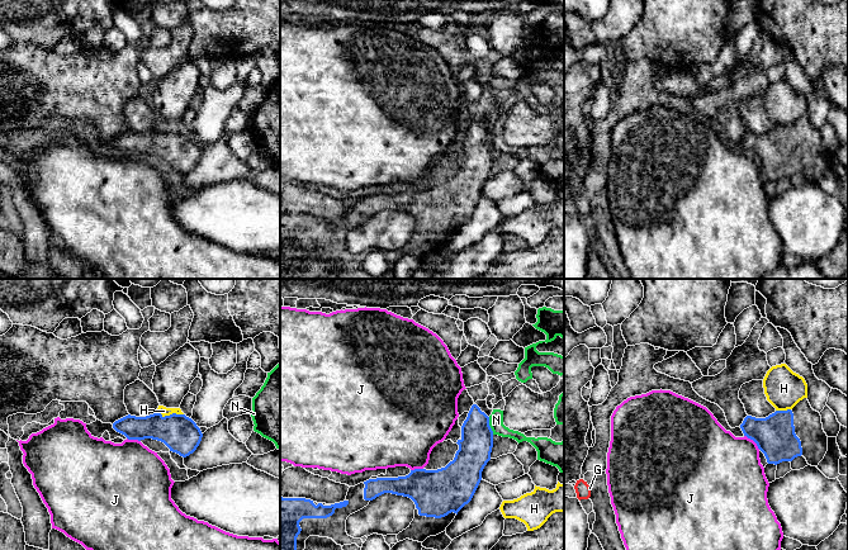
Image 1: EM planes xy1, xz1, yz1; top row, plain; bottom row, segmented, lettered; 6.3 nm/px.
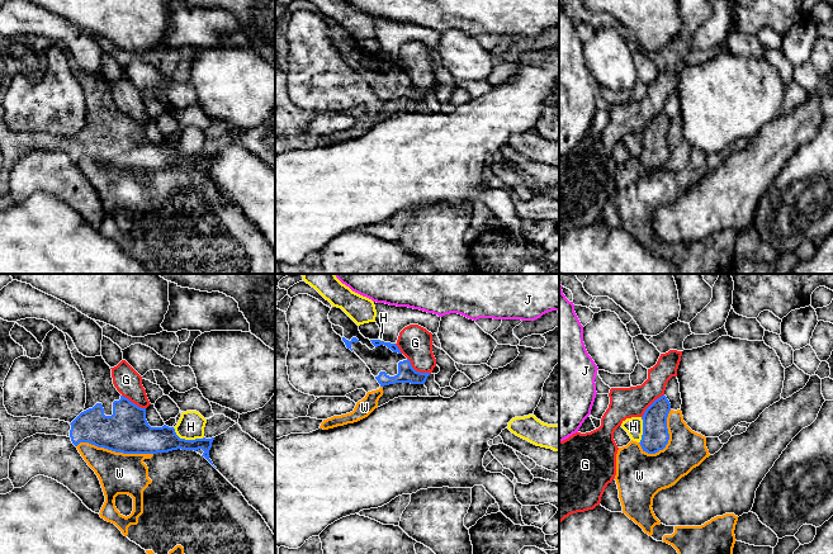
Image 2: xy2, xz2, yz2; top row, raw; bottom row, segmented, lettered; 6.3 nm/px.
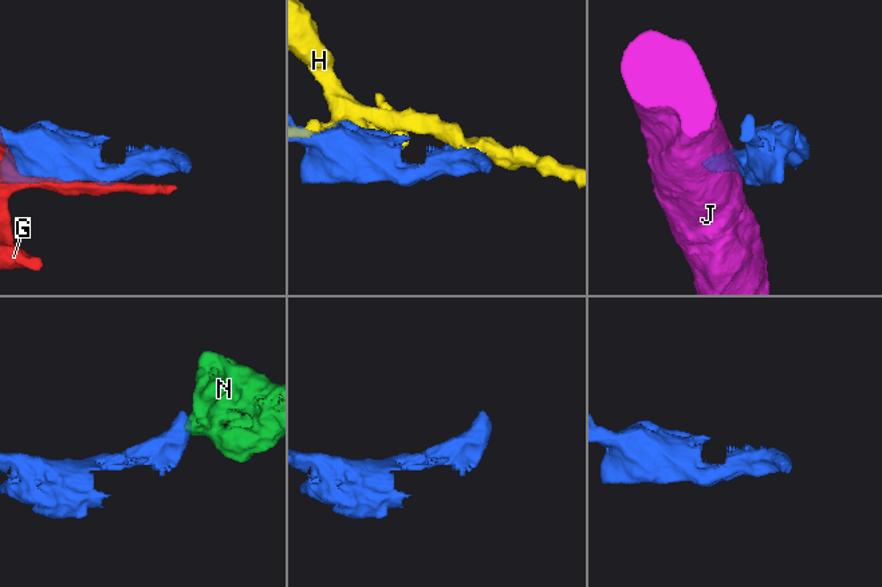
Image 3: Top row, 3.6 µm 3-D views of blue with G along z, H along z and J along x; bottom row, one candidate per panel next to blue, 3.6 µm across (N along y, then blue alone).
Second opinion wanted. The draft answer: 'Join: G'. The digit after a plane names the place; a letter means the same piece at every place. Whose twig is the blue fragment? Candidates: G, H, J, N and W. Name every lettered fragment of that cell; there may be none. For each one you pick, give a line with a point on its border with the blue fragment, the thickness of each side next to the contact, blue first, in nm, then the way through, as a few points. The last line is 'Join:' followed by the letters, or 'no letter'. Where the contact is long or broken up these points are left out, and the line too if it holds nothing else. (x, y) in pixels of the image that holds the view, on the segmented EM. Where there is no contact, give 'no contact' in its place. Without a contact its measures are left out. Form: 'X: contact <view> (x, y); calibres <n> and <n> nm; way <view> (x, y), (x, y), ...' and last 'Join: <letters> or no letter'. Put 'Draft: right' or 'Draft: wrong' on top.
Draft: wrong
Join: no letter

